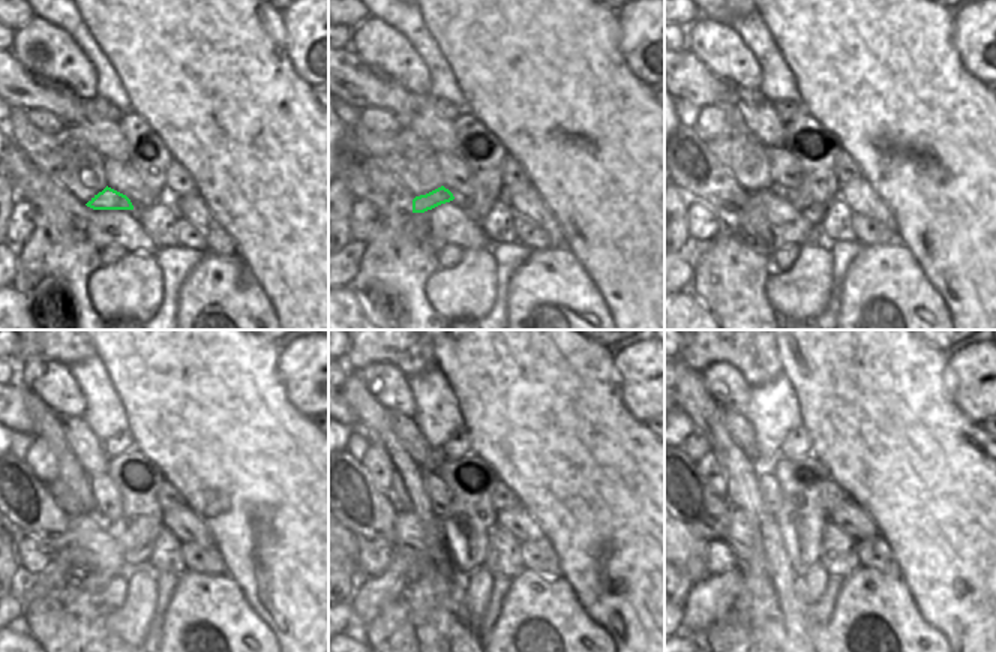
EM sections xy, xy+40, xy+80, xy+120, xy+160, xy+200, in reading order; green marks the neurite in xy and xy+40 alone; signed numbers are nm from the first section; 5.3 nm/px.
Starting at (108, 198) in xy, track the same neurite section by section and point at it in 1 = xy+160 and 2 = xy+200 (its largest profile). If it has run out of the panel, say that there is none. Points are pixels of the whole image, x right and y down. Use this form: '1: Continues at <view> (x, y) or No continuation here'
1: Continues at xy+160 (407, 532)
2: Continues at xy+200 (738, 532).

